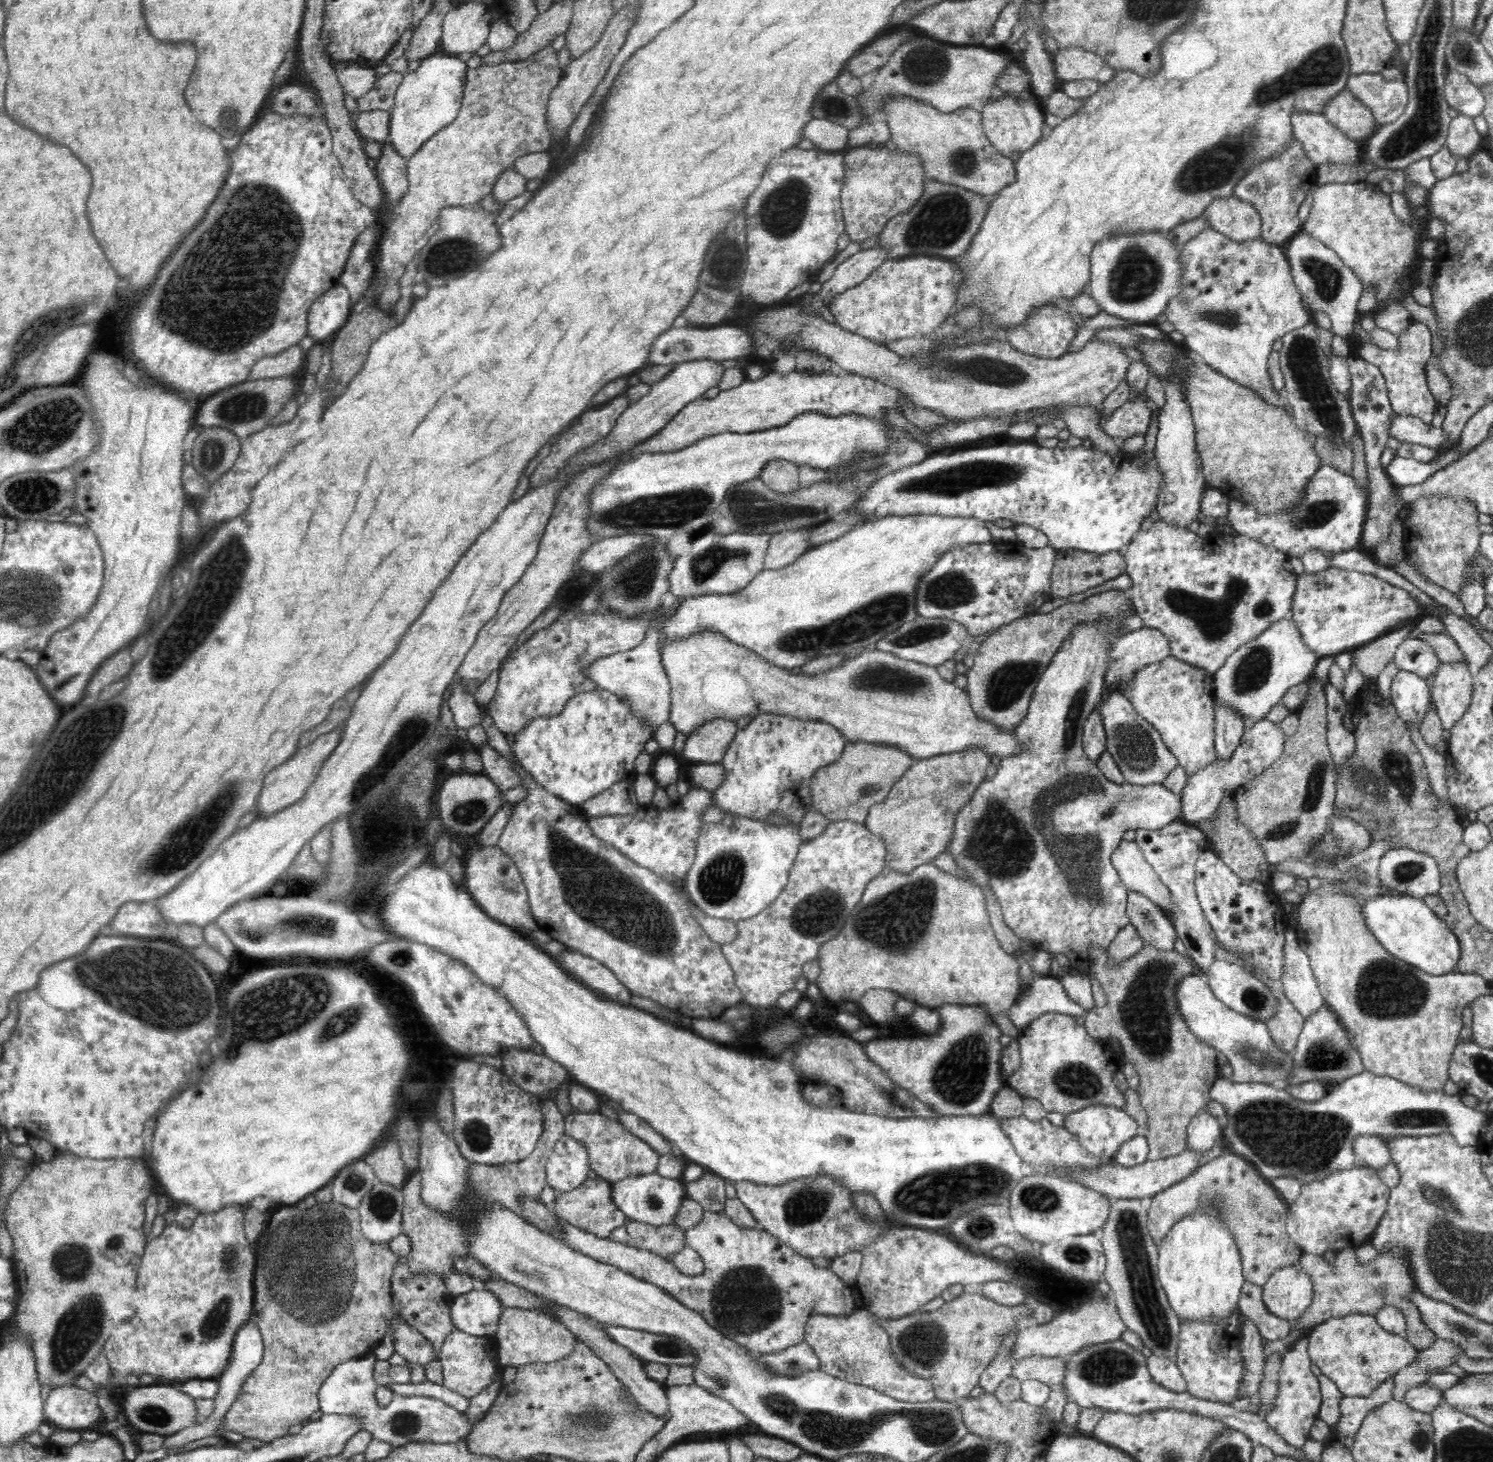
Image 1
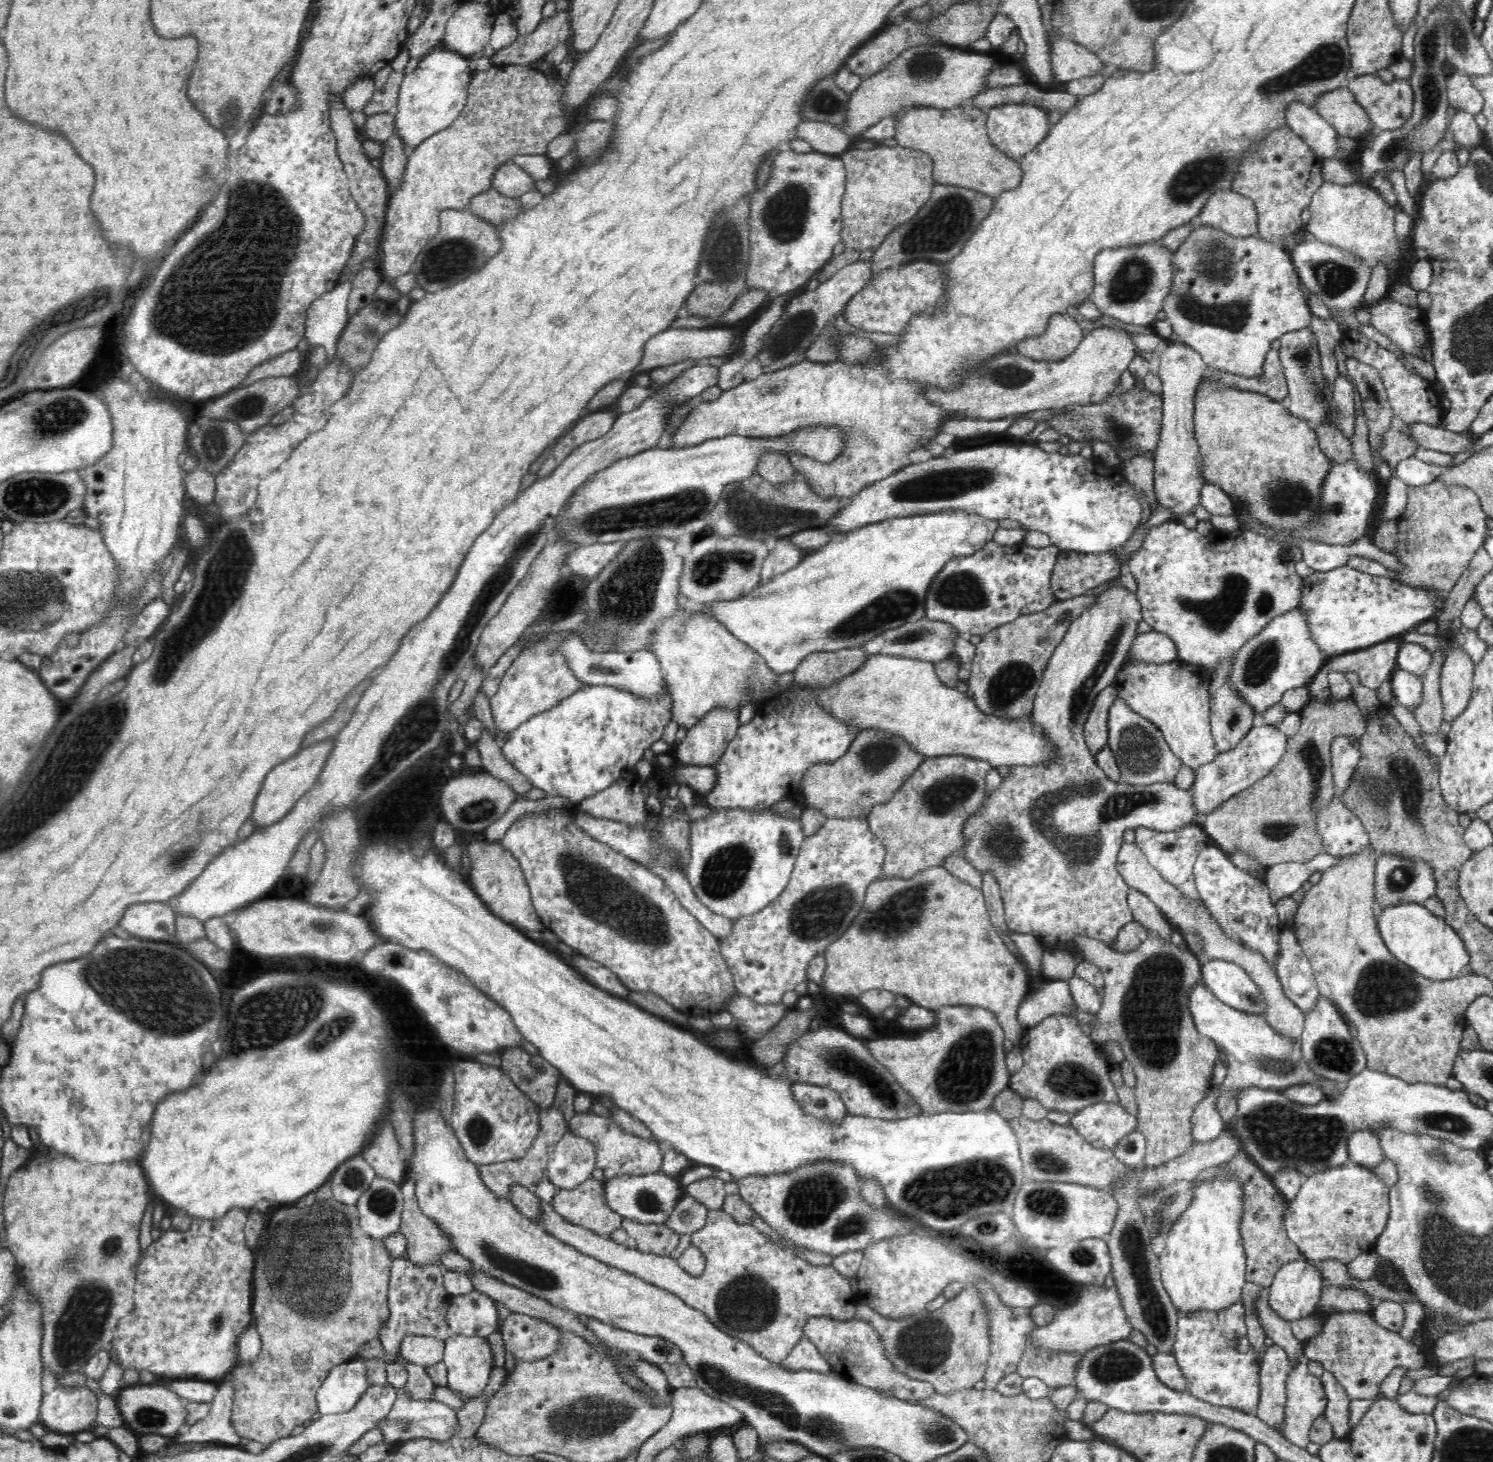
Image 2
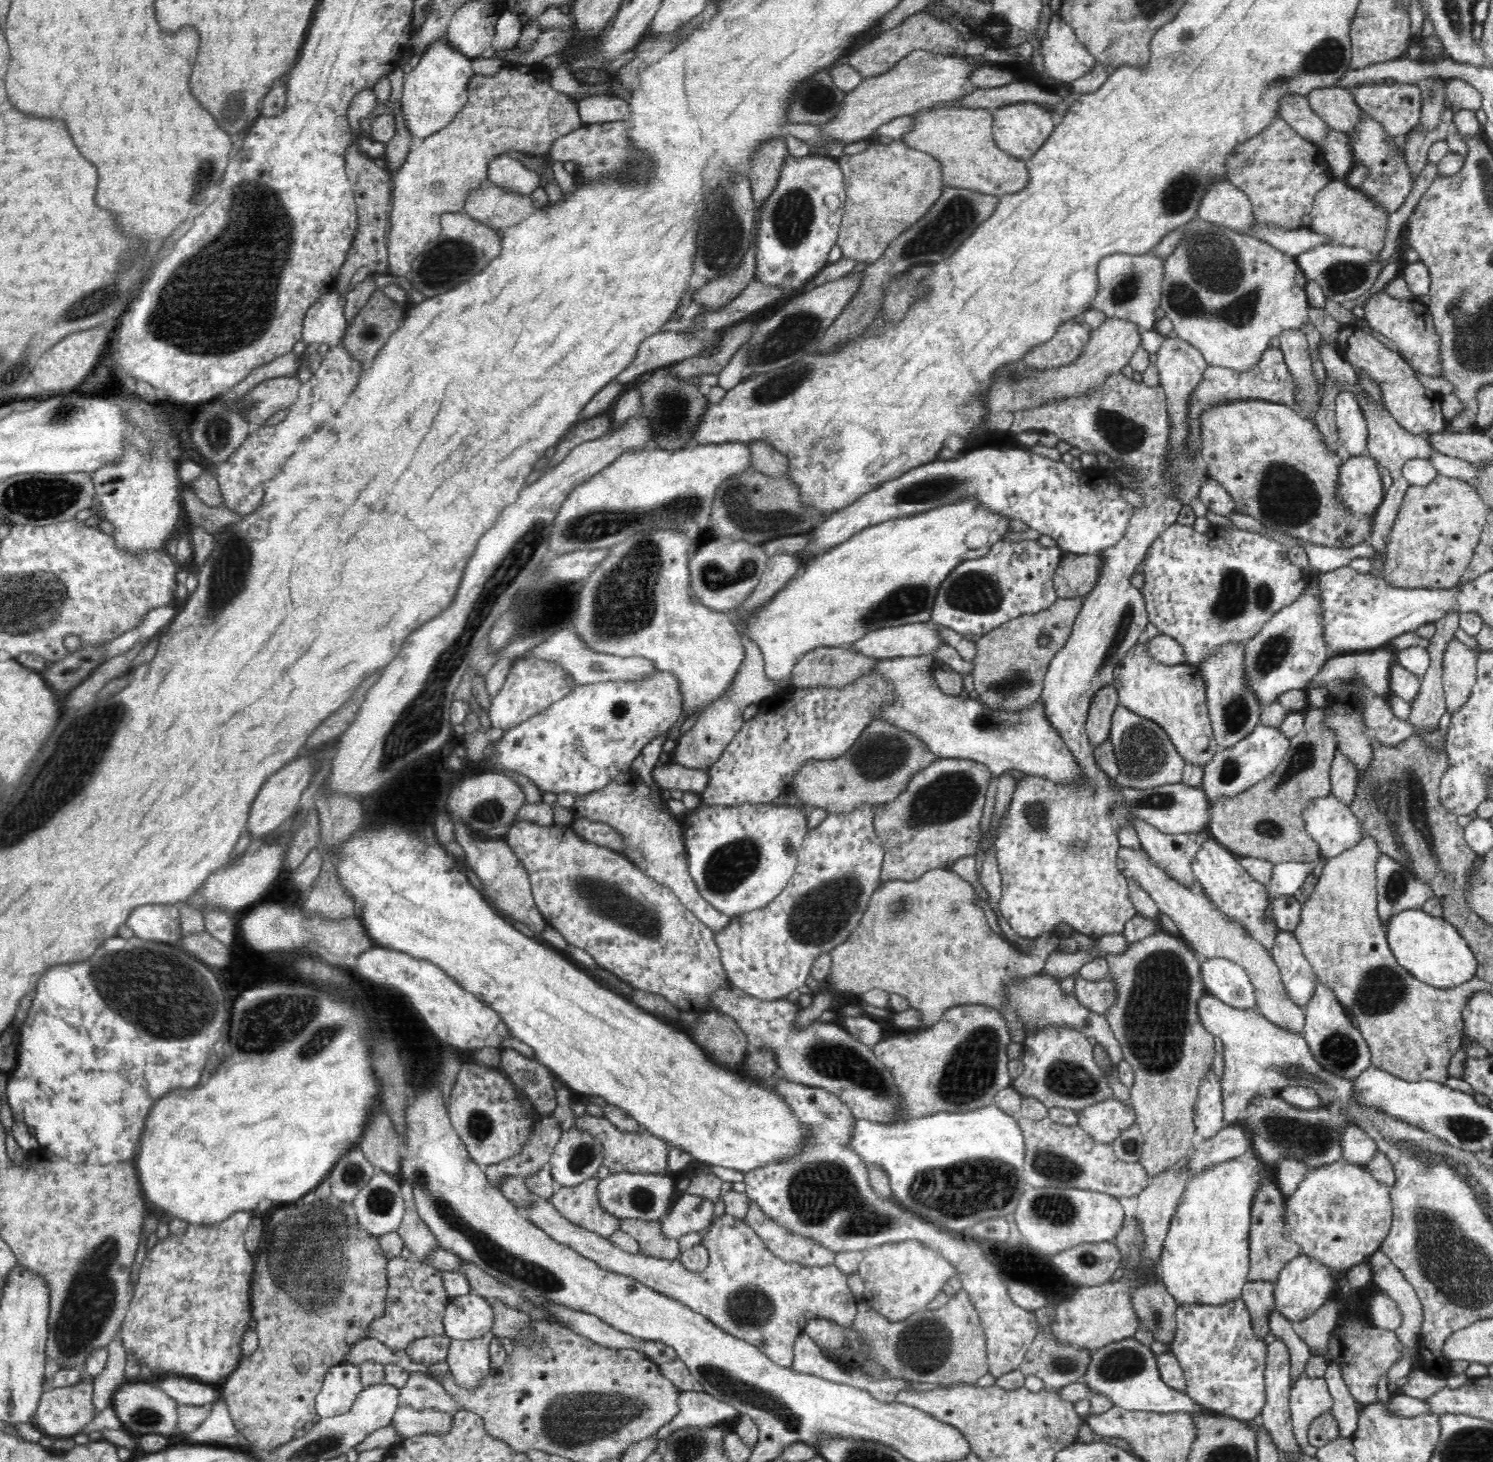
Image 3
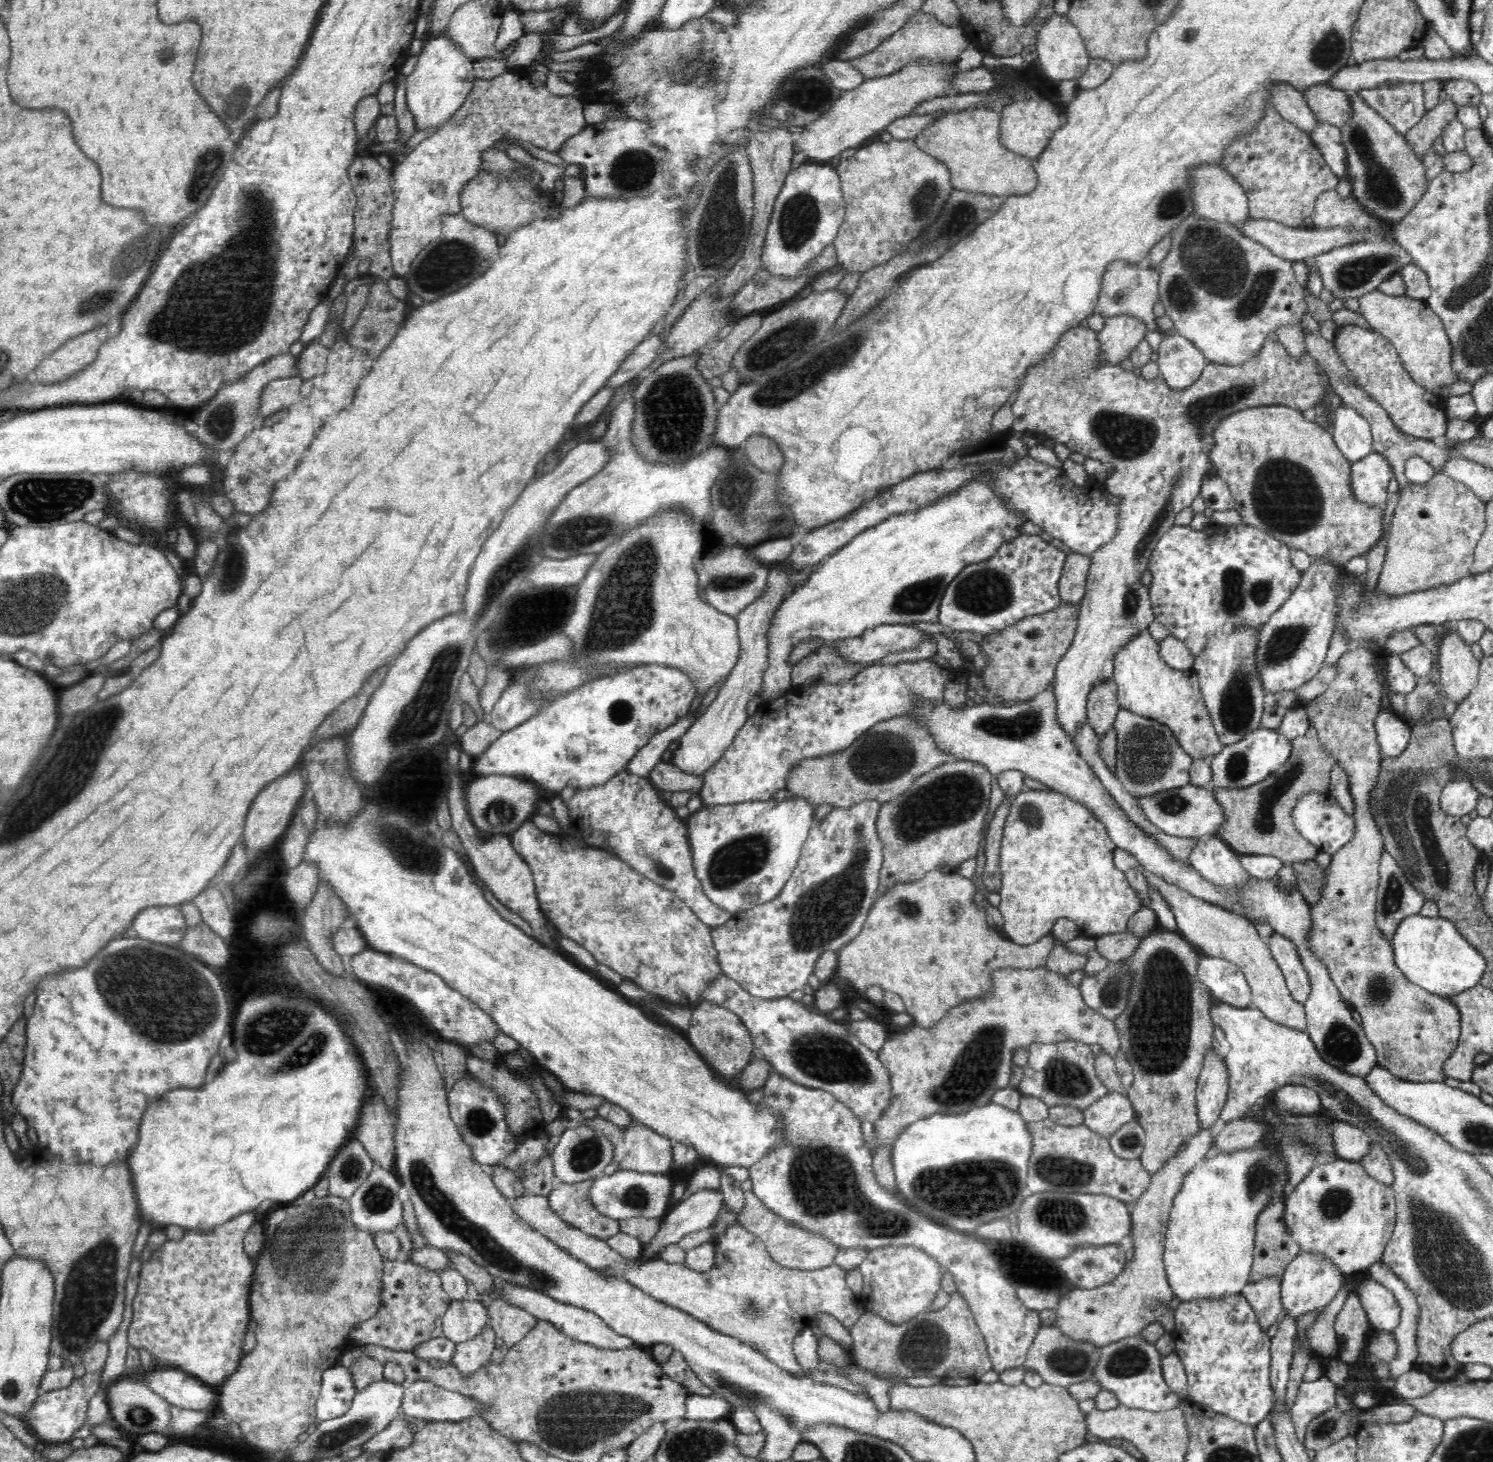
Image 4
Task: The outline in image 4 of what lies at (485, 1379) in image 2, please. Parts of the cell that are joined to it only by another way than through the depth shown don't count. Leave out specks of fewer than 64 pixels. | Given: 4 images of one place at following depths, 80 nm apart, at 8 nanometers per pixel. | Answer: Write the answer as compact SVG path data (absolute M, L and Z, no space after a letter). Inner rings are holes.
M486 1326L482 1334L456 1345L450 1364L458 1369L464 1379L470 1379L471 1374L491 1362L496 1337L494 1329Z

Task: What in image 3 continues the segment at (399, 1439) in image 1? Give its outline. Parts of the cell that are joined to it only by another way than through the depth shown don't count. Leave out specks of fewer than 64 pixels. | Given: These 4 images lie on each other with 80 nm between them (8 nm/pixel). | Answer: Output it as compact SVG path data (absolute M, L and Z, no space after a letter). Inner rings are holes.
M344 1362L332 1366L327 1371L322 1389L315 1399L317 1414L328 1418L349 1412L358 1394L364 1390L359 1366ZM398 1403L391 1425L397 1436L407 1439L421 1434L446 1436L453 1426L453 1415L436 1409L414 1409Z

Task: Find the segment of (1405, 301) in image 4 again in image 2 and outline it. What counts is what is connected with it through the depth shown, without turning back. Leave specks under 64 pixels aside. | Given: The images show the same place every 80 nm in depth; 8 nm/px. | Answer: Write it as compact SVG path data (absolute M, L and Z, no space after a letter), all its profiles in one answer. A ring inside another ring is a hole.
M1389 296L1369 306L1370 324L1386 334L1404 352L1431 362L1431 337L1424 309L1412 308L1392 300Z

